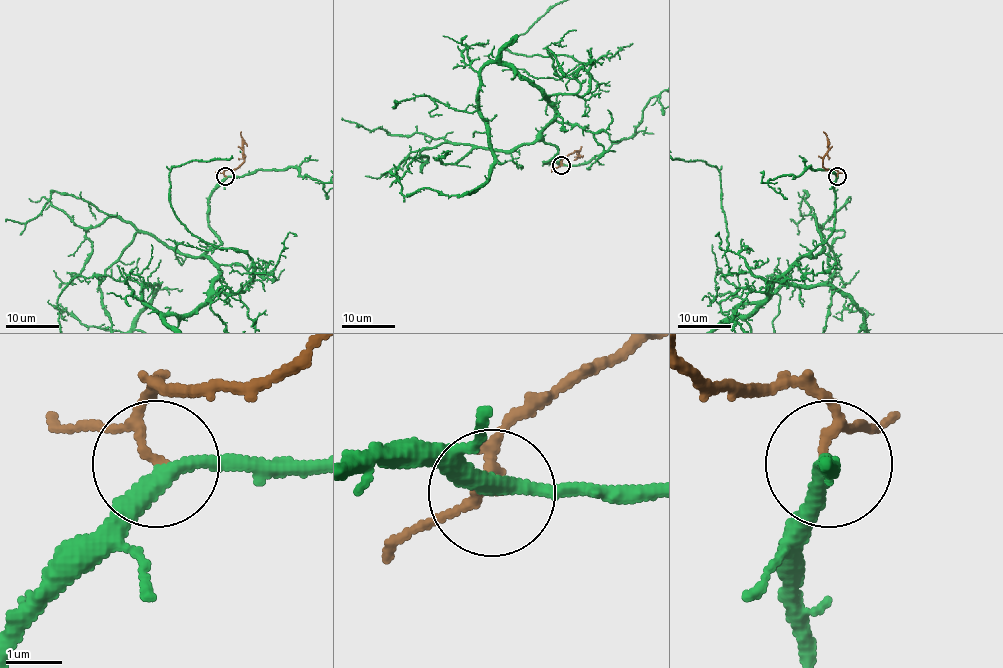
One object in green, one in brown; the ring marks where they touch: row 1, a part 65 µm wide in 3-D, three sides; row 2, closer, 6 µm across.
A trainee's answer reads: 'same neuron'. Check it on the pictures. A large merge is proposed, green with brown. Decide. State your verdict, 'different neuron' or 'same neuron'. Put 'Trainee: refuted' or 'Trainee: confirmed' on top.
Trainee: confirmed
same neuron

